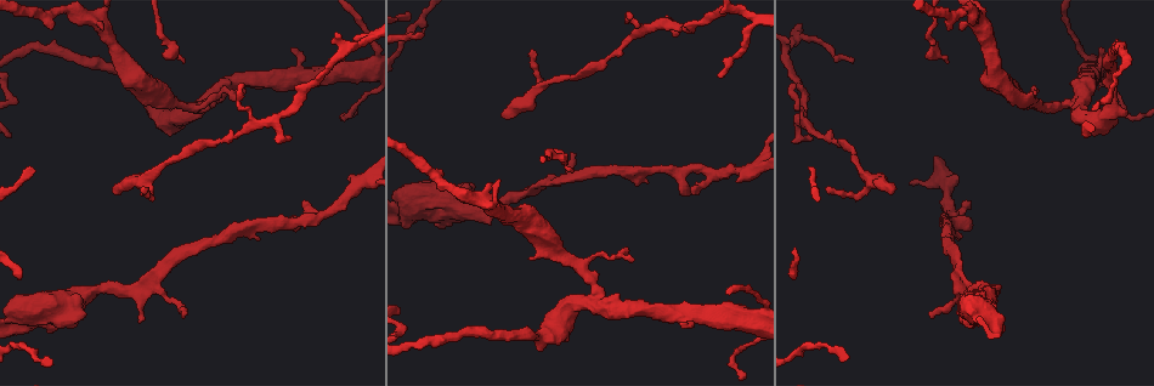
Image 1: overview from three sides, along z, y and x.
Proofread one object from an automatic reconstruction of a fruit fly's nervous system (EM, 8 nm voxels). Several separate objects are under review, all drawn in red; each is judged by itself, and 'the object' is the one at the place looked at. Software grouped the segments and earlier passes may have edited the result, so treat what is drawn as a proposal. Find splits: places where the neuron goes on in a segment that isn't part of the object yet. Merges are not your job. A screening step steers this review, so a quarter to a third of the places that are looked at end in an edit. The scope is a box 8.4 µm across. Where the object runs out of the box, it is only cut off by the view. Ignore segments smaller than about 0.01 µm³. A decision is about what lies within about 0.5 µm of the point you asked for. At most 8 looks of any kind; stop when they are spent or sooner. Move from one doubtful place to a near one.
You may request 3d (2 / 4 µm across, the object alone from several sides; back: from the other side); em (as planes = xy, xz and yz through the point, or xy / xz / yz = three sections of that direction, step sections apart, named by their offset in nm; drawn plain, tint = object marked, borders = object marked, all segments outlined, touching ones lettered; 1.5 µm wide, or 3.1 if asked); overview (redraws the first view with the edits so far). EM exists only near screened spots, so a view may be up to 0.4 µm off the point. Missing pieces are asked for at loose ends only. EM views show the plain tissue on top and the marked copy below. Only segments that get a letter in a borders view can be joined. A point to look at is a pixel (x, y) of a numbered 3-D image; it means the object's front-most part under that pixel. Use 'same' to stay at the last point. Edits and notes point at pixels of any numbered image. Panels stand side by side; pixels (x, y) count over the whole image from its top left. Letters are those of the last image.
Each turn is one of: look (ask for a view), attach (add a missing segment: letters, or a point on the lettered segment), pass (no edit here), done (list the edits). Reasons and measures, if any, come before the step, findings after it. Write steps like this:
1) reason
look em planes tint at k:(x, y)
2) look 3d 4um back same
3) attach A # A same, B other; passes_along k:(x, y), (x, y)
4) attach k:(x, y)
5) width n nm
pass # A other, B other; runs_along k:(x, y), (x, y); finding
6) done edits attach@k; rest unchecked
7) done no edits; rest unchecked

an open end
look 3d 4um at 1:(890, 193)

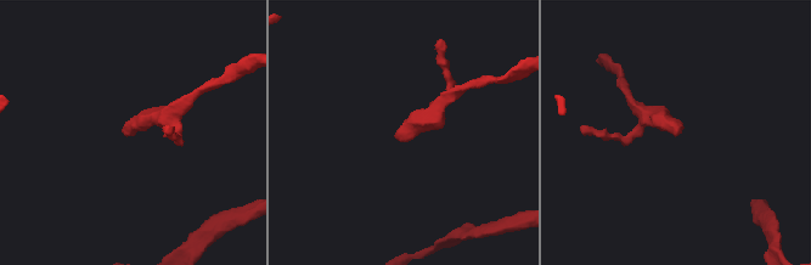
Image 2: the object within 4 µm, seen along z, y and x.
now the EM
look em planes tint at 2:(126, 134)

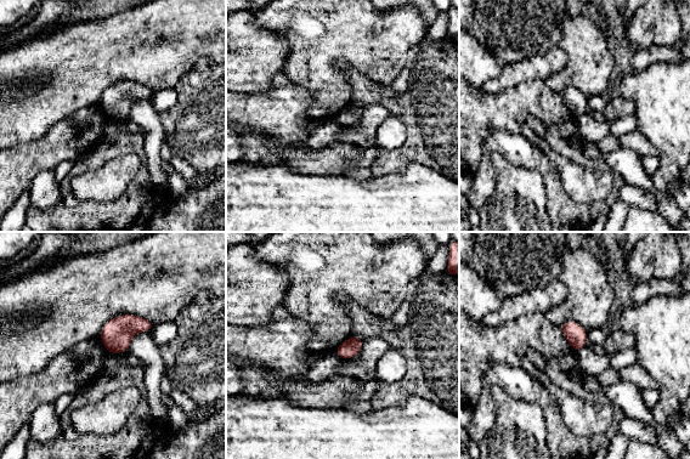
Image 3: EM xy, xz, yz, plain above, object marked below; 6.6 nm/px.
see the neighbours
look em planes borders same

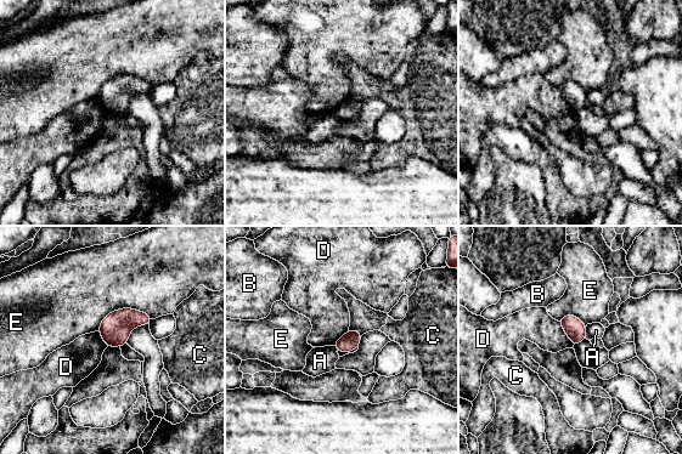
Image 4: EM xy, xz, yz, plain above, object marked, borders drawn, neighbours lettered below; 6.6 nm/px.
pass # A other, B other, C other, D other, E other; no lettered segment goes on from it

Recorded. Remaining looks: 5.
thin end
look em planes borders at 1:(1037, 92)

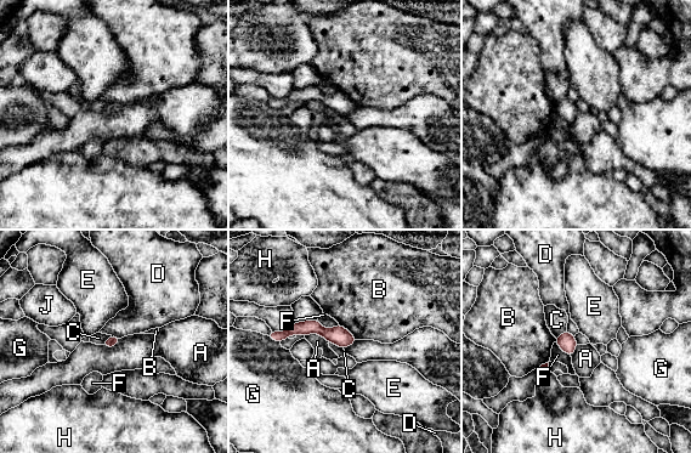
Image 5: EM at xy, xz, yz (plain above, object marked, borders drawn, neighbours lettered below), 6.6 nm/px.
width 80 nm
pass # A other, B other, C other, D other, E other, F other, G other, H other, J other; border 5:(305, 335), (319, 334), (328, 341); none of them fits

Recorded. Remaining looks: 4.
branch stops here
look em yz step 4 tint at 1:(852, 60)

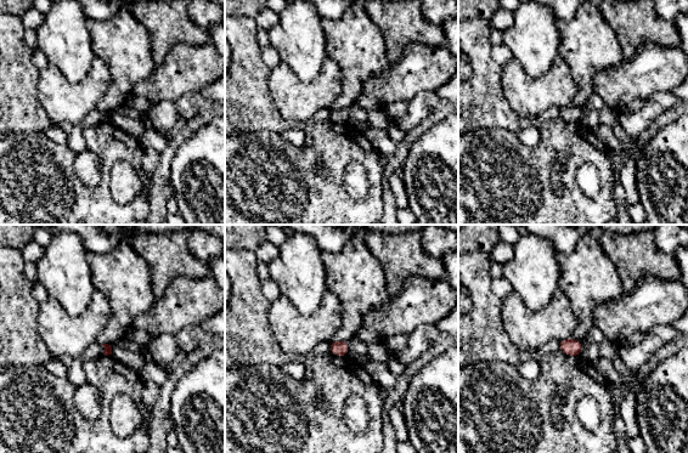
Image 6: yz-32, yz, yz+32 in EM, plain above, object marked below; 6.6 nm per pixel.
look em planes borders same

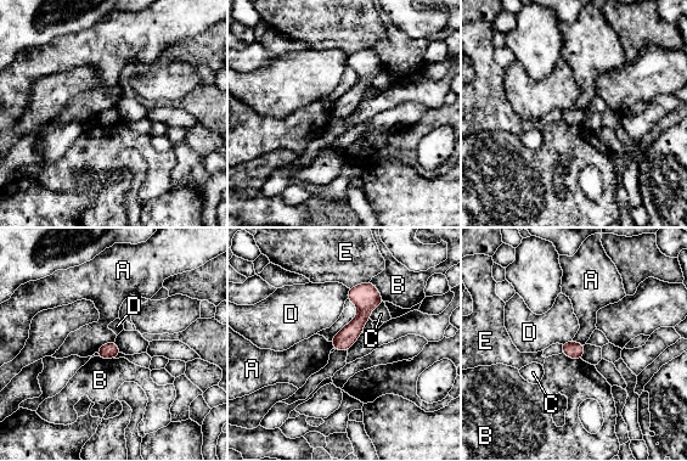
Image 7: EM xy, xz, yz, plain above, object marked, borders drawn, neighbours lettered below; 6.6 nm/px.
pass # A other, B other, C other, D other, E other; none of them fits

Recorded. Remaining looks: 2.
done no edits; rest unchecked

